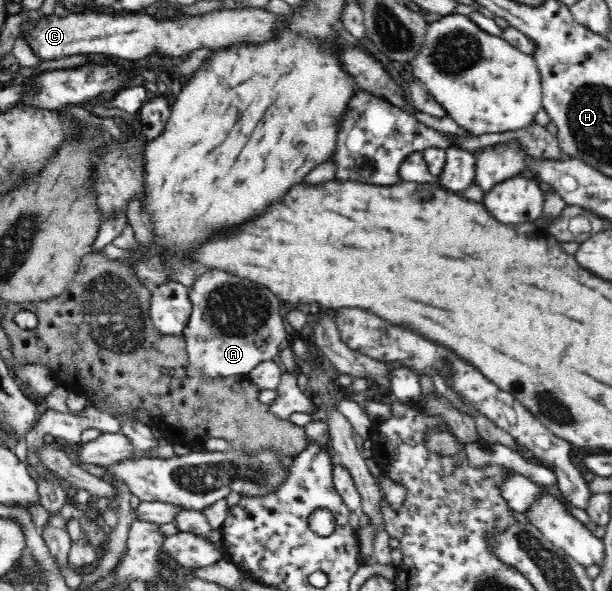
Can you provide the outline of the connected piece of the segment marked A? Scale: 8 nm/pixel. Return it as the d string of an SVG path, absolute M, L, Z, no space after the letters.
M215 268L201 274L187 292L193 311L182 337L196 370L210 377L247 375L261 362L275 360L284 349L287 332L281 316L281 300L265 284Z

